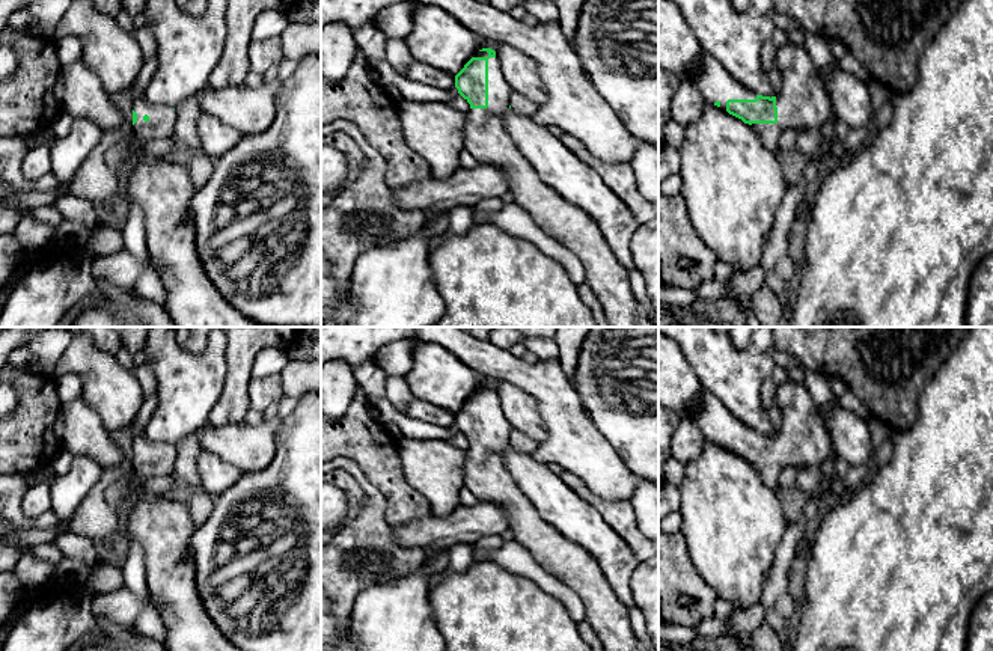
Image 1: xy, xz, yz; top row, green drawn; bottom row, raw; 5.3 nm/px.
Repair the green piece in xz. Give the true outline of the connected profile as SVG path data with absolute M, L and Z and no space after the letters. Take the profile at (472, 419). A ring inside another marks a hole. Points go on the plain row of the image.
M476 389L455 413L455 425L470 442L464 451L464 487L478 500L500 505L508 511L508 529L514 541L583 601L586 621L604 651L636 651L637 639L628 607L619 601L598 562L542 520L508 472L503 454L509 448L511 423L503 414L496 389Z

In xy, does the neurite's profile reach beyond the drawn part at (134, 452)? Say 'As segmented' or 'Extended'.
Extended

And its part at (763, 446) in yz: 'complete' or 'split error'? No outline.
split error

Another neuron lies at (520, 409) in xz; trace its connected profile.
M502 380L496 387L496 395L500 399L503 414L511 423L511 428L524 432L536 443L545 440L545 425L539 416L536 401L529 393L515 384Z

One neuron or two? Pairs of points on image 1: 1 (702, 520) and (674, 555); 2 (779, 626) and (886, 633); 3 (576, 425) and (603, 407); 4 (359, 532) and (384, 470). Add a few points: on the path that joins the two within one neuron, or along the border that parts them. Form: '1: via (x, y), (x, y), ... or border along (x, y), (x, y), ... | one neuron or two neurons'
1: border along (680, 531), (689, 559), (698, 574) | two neurons
2: border along (793, 632), (790, 635) | two neurons
3: border along (571, 385), (592, 424), (611, 443) | two neurons
4: border along (374, 485), (386, 501), (388, 522) | two neurons

